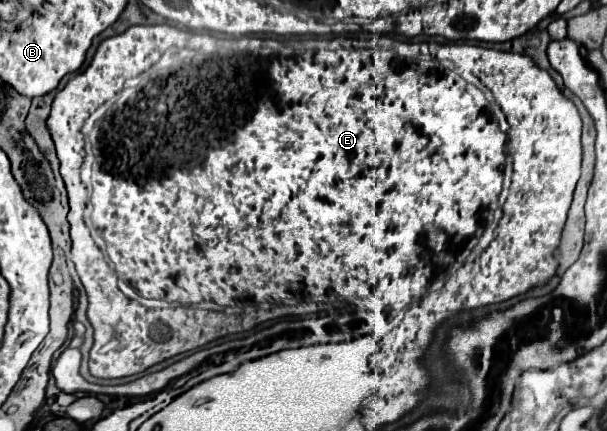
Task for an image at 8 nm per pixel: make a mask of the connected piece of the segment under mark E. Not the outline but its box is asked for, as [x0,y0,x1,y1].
[47,24,583,408]

